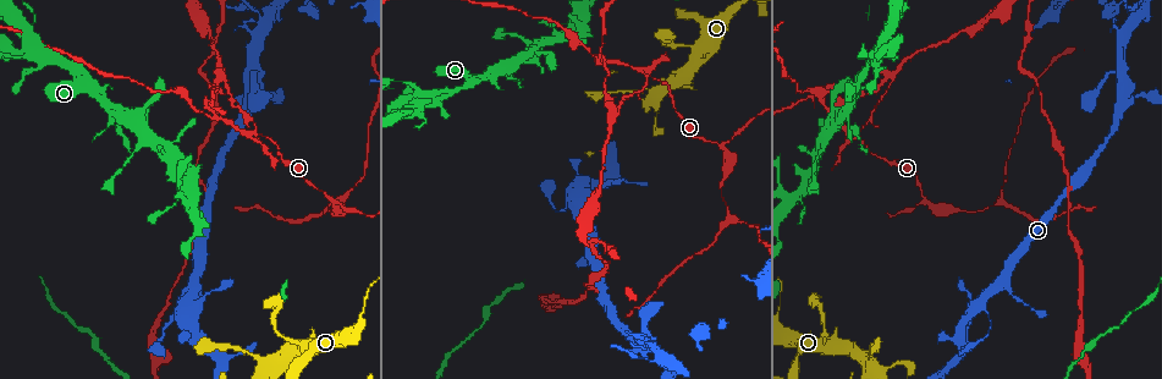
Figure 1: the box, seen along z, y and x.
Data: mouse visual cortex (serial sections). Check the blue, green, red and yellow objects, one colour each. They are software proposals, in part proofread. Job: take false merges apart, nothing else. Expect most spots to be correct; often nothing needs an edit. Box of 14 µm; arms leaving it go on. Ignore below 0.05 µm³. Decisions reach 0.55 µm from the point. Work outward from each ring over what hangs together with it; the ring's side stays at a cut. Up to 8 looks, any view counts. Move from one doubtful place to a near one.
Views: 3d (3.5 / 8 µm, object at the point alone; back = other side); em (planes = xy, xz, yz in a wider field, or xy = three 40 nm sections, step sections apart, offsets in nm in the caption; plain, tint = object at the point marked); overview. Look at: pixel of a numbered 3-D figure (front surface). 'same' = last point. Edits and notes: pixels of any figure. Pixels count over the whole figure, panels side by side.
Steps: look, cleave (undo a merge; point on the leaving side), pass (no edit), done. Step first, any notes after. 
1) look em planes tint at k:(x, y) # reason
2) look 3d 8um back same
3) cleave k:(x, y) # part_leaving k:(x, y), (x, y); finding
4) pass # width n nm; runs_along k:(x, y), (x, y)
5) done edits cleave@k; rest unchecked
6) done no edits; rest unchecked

look 3d 8um at 1:(721, 144) # three arms meet

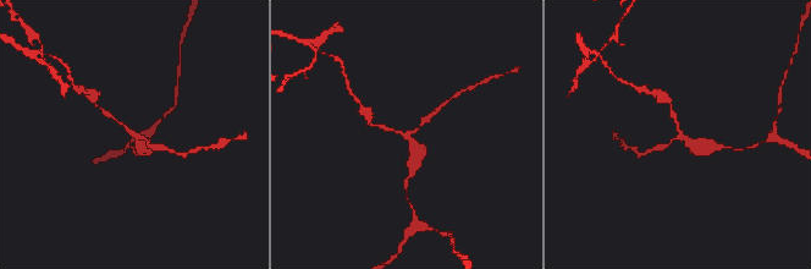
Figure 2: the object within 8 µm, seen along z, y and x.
look em xy step 3 tint at 2:(680, 134) # arms 3; arm_widths 150, 150, 500 nm

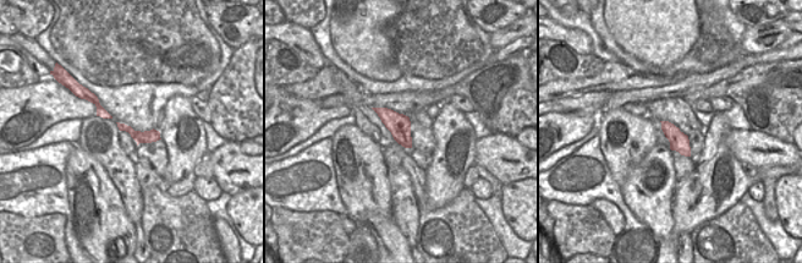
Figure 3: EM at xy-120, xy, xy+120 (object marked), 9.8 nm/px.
pass # runs_along 2:(104, 111), (131, 131), (141, 147); one cell here

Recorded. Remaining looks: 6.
look 3d 8um at 1:(650, 76) # abrupt turn

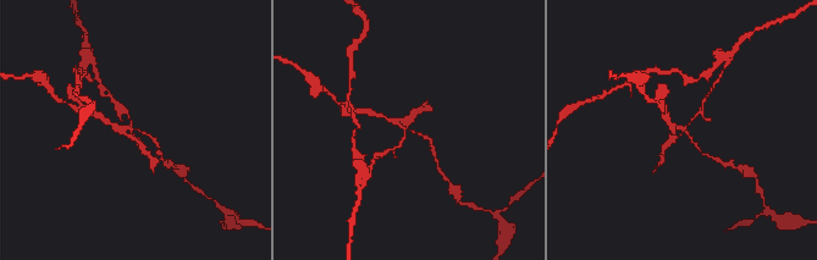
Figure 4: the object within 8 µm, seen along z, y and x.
look em xy step 2 tint at 4:(680, 130) # shape alone is not enough

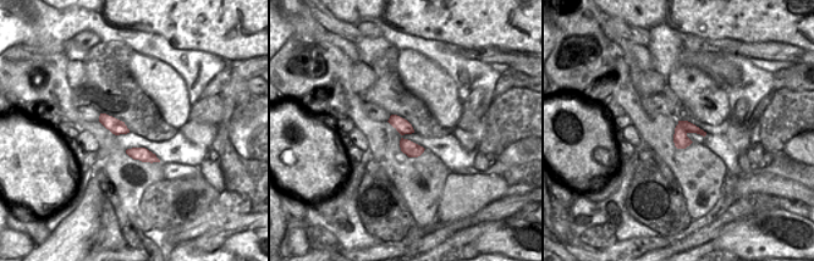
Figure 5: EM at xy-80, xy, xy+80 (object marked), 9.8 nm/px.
cleave 4:(121, 110) # border 5:(678, 123), (687, 132); a second cell is stuck on

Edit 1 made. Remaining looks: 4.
look 3d 8um at 1:(791, 203) # four-way junction

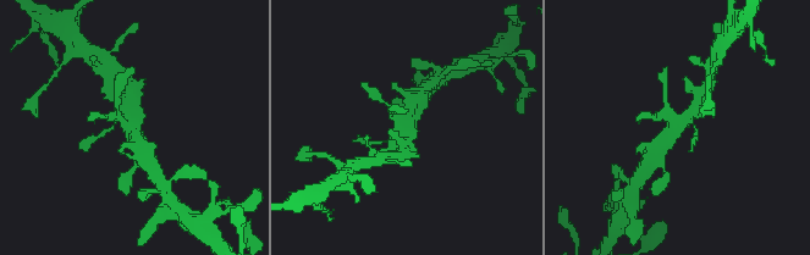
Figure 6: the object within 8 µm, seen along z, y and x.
look 3d 3.5um at 6:(681, 126) # closer look

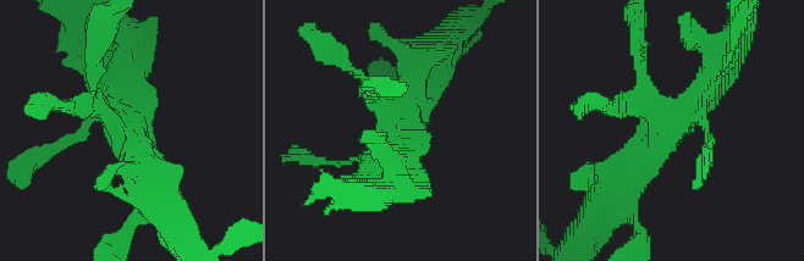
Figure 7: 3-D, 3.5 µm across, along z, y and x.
look em xy step 2 tint at 7:(401, 122)

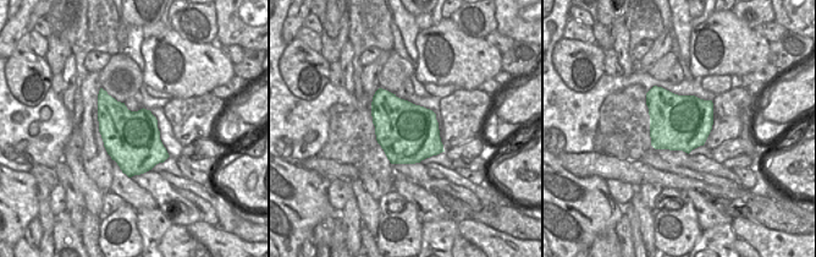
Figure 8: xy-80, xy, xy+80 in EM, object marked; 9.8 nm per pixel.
pass # runs_along 7:(725, 61), (621, 185); all the same cell

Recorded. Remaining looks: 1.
done edits cleave@4; rest unchecked

